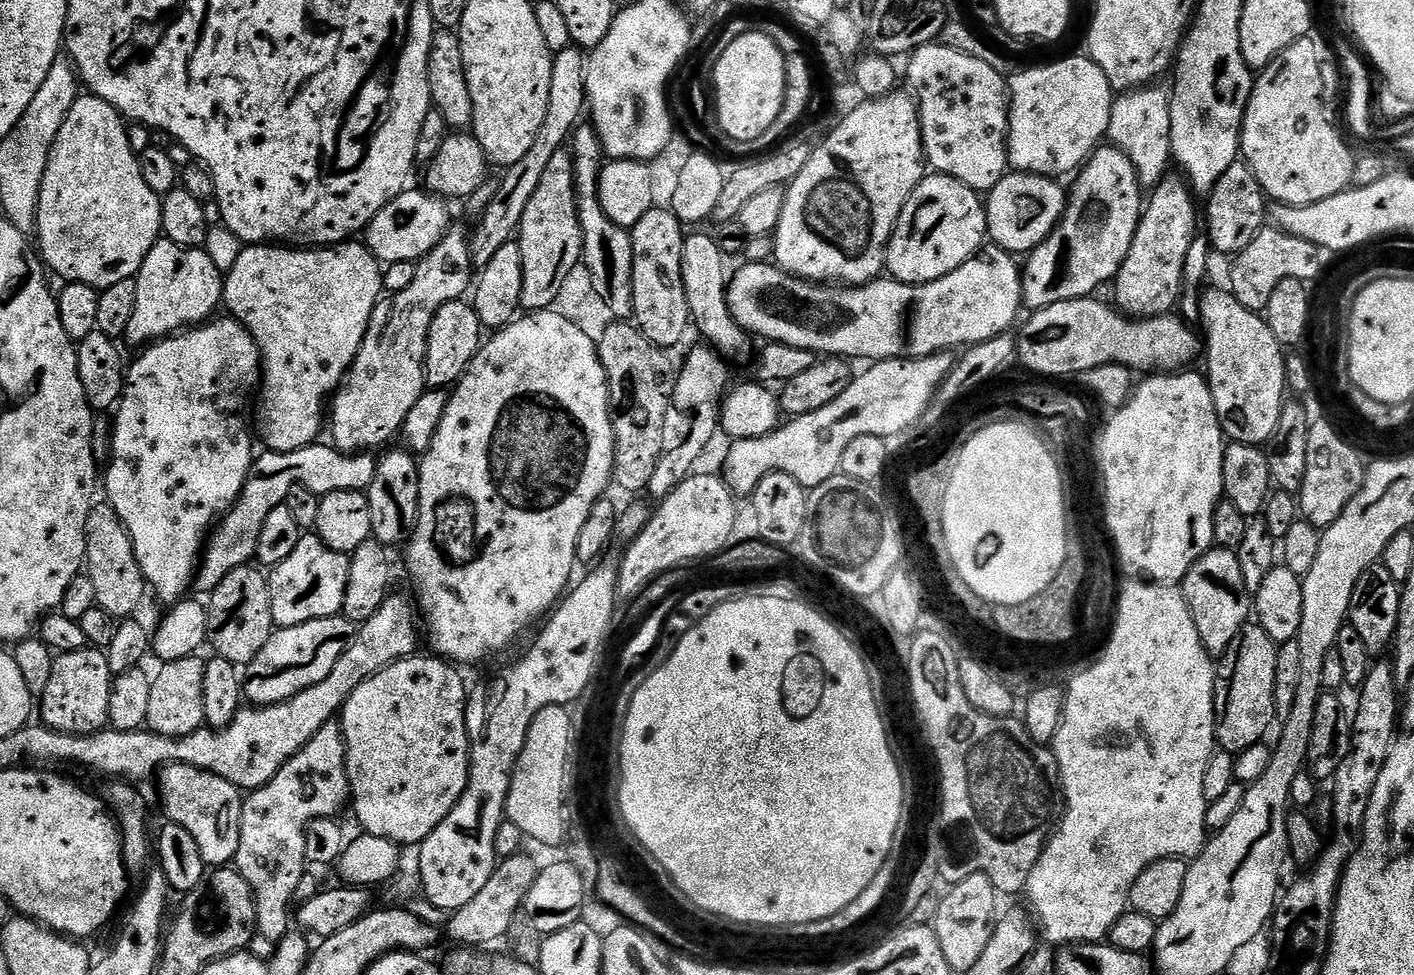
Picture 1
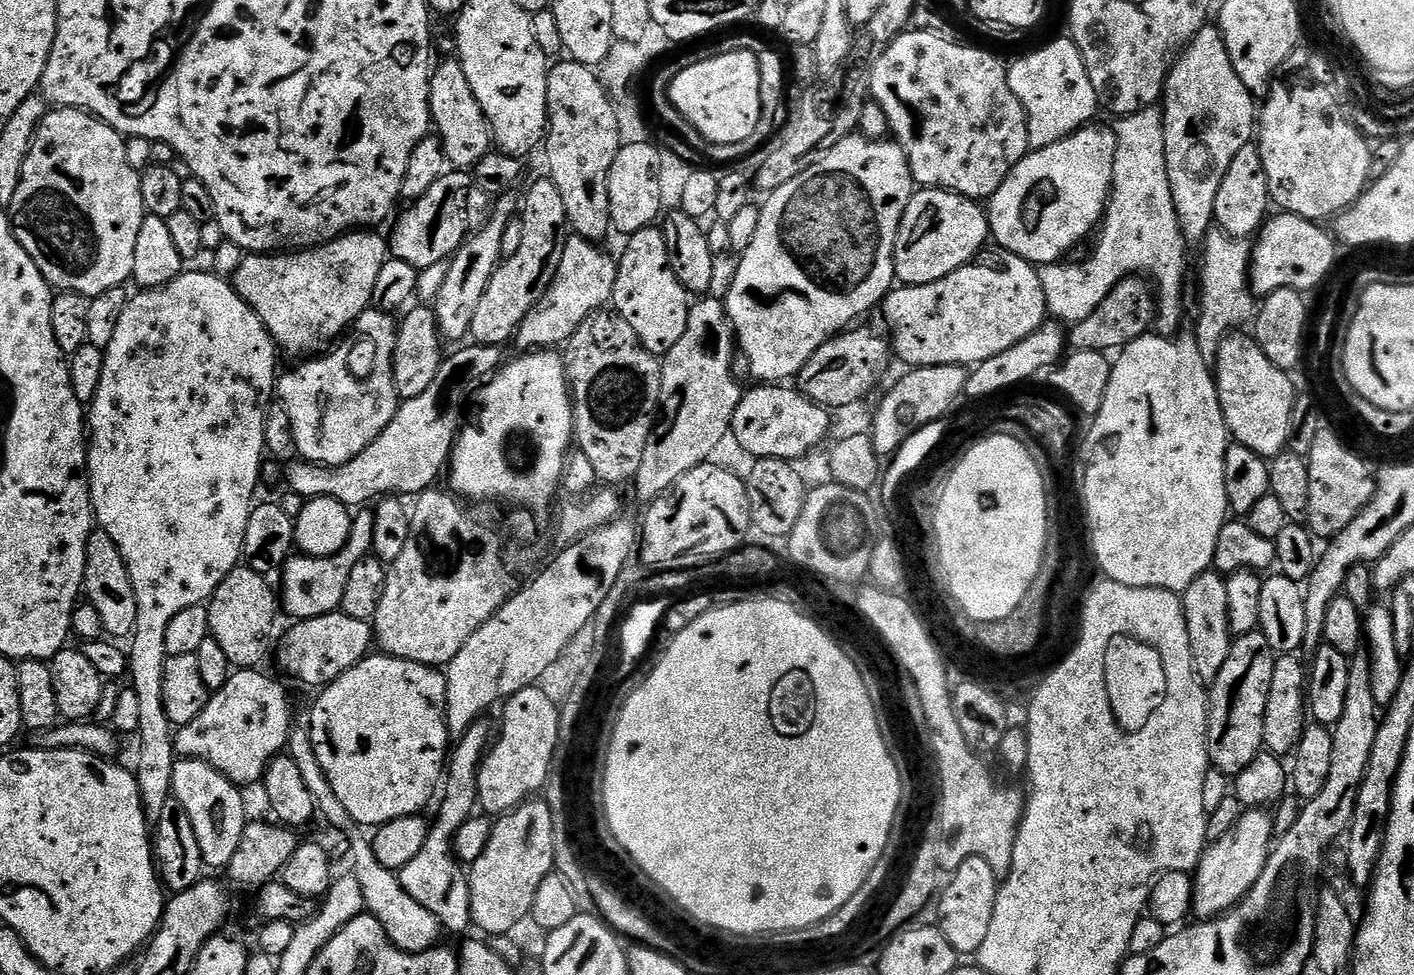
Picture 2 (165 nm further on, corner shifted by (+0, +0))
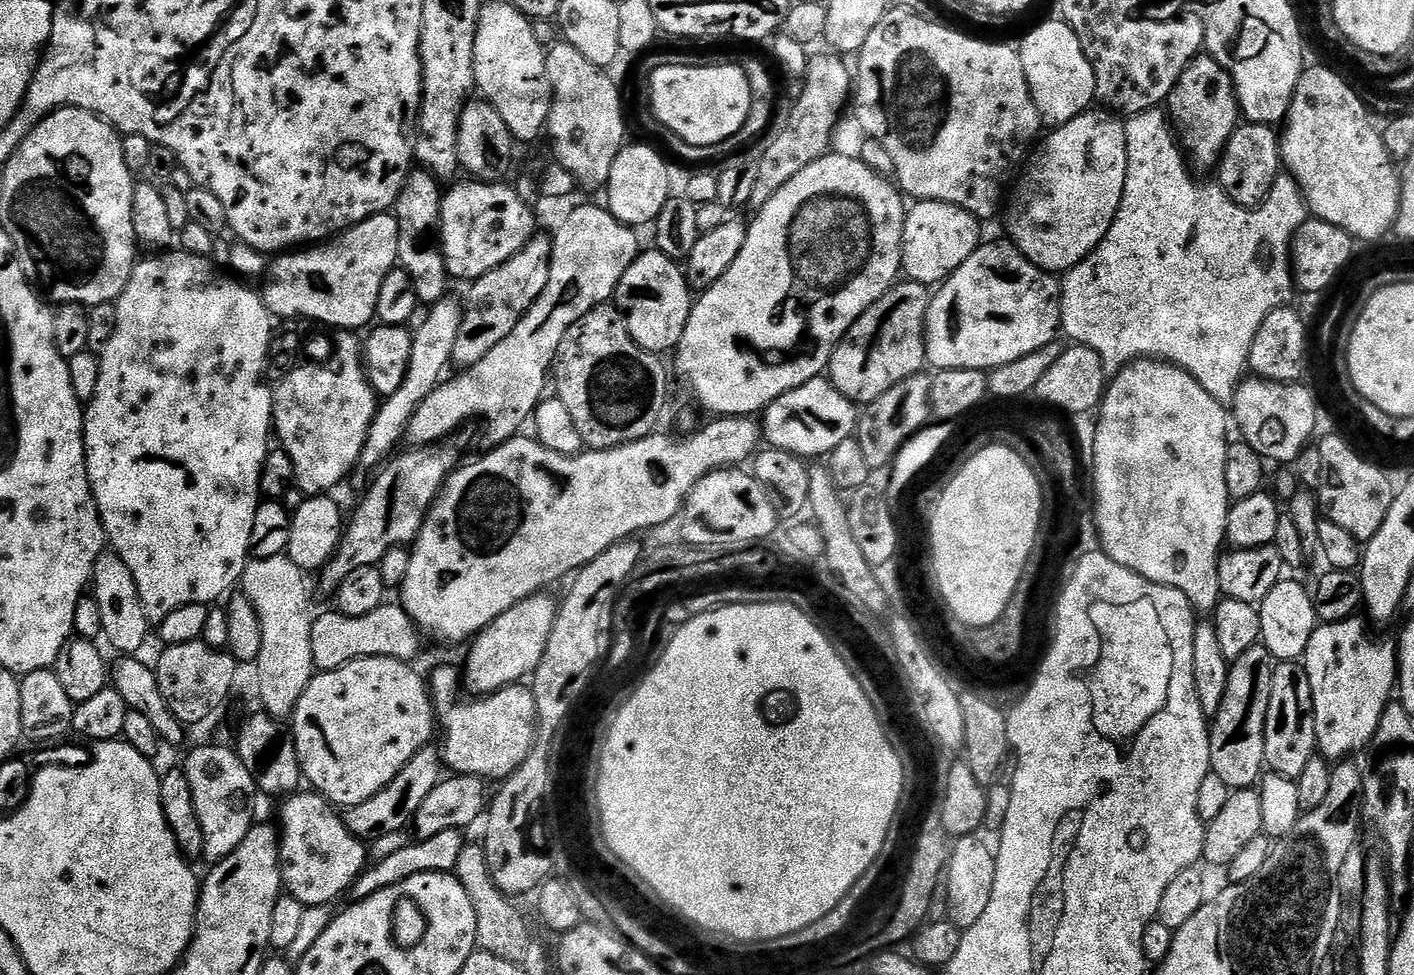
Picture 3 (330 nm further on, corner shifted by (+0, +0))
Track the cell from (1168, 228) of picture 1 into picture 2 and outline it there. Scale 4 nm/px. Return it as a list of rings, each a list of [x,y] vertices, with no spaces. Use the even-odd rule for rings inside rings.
[[[1143,275],[1128,276],[1114,288],[1111,294],[1082,322],[1071,325],[1070,344],[1075,351],[1094,350],[1105,354],[1124,348],[1134,338],[1149,335],[1158,315],[1158,292],[1151,279]]]

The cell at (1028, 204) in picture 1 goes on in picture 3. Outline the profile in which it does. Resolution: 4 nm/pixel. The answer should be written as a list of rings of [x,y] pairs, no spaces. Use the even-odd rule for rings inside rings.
[[[1089,110],[1078,114],[1078,118],[1074,118],[1070,122],[1066,122],[1060,128],[1051,129],[1043,137],[1044,145],[1040,149],[1037,147],[1035,151],[1027,157],[1026,163],[1023,165],[1024,173],[1020,176],[1020,181],[1016,184],[1016,189],[1012,192],[1012,197],[1007,197],[1006,208],[1008,204],[1008,232],[1011,243],[1016,245],[1016,249],[1027,258],[1032,264],[1037,264],[1041,270],[1049,274],[1063,274],[1069,268],[1073,268],[1078,262],[1086,259],[1091,252],[1099,246],[1104,240],[1104,235],[1110,230],[1110,226],[1116,217],[1116,211],[1120,209],[1122,202],[1122,190],[1126,182],[1126,130],[1124,129],[1125,121],[1119,115],[1113,114],[1107,110]]]

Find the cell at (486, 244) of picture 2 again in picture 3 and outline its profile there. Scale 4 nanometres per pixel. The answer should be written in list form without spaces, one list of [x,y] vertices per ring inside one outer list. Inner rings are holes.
[[[445,298],[439,304],[431,305],[429,312],[432,313],[421,322],[420,329],[415,329],[406,376],[402,378],[402,384],[398,386],[398,390],[394,390],[394,394],[390,394],[377,407],[376,416],[373,417],[368,430],[369,441],[396,440],[399,436],[403,437],[414,410],[441,384],[442,377],[445,375],[445,373],[443,374],[444,367],[449,367],[452,364],[454,338],[458,338],[458,326],[462,311],[459,303],[451,304],[450,300]]]

